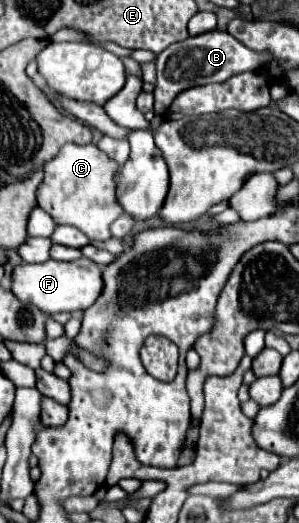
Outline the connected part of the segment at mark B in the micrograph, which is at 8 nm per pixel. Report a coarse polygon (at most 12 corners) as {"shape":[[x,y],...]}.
{"shape":[[209,31],[157,55],[155,113],[177,93],[253,71],[255,53]]}

